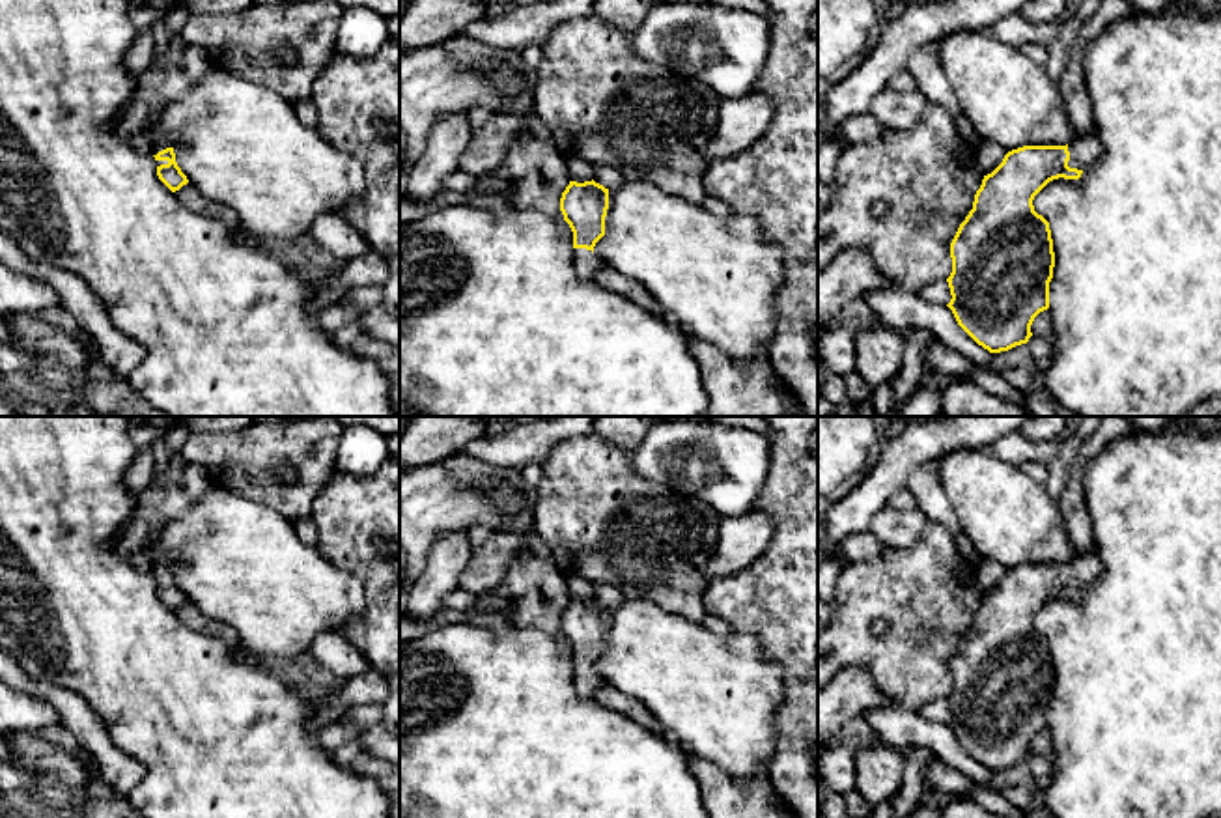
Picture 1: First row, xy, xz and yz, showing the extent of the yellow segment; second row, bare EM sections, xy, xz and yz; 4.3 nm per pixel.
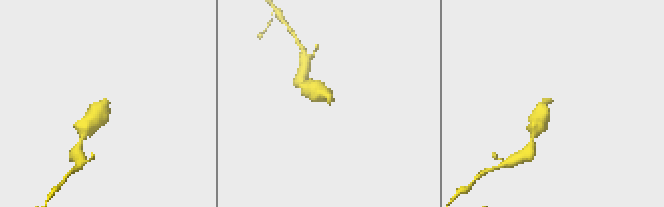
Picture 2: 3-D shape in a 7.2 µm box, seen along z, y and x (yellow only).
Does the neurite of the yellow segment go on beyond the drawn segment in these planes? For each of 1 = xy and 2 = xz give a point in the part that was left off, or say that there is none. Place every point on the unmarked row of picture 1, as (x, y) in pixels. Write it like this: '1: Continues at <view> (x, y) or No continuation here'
1: Continues at xy (161, 564)
2: Continues at xz (587, 682)

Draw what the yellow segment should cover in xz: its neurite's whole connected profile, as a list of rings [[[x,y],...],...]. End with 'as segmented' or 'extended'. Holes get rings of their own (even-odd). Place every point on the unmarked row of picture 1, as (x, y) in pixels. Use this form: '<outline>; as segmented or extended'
[[[569,599],[560,616],[560,629],[573,650],[573,685],[581,698],[594,700],[607,684],[596,670],[596,661],[605,654],[609,607],[592,599]]]; extended

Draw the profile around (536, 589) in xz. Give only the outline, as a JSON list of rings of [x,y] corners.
[[[532,551],[517,558],[504,573],[500,585],[480,594],[469,611],[502,611],[512,603],[515,628],[541,631],[564,639],[560,616],[569,603],[566,575],[554,562]]]

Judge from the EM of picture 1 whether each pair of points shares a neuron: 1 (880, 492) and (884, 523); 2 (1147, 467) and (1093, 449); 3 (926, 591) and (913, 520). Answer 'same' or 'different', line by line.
1: different
2: different
3: different

